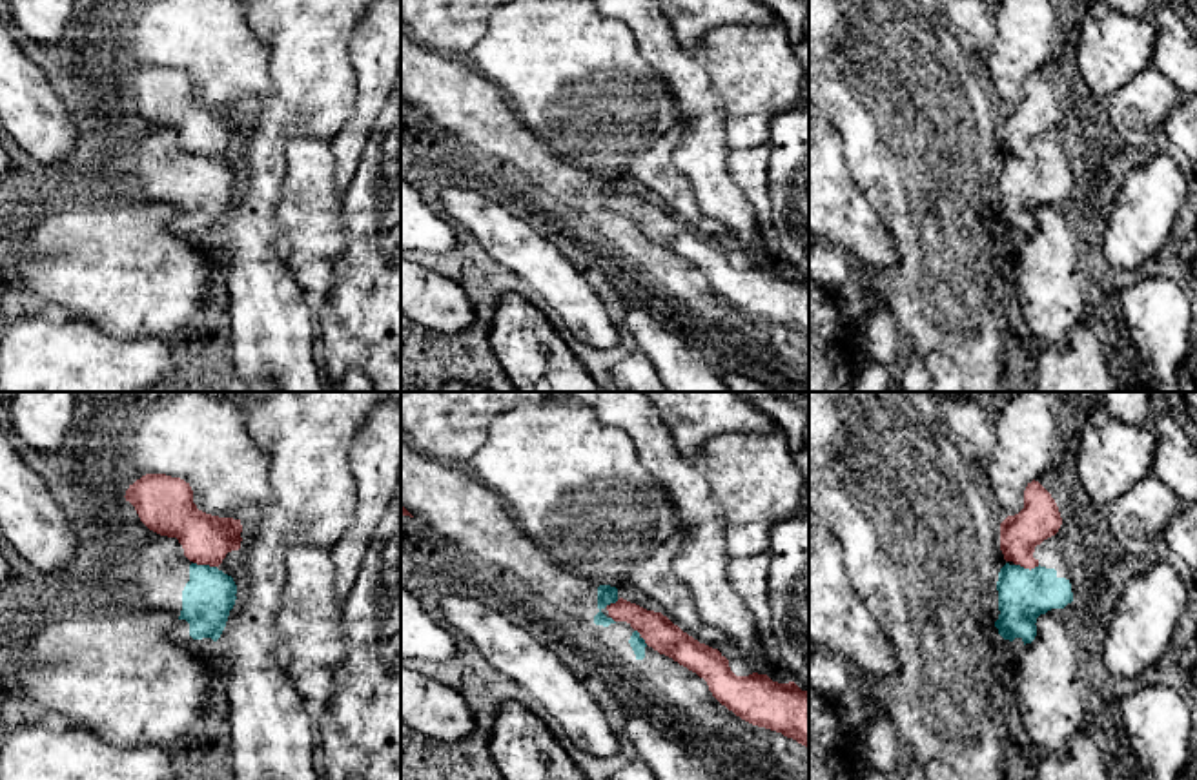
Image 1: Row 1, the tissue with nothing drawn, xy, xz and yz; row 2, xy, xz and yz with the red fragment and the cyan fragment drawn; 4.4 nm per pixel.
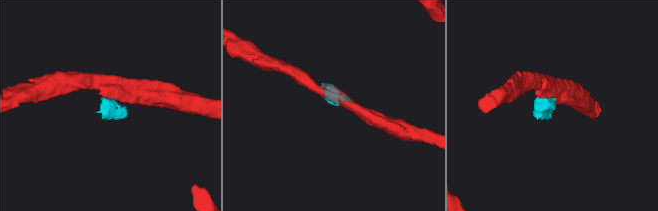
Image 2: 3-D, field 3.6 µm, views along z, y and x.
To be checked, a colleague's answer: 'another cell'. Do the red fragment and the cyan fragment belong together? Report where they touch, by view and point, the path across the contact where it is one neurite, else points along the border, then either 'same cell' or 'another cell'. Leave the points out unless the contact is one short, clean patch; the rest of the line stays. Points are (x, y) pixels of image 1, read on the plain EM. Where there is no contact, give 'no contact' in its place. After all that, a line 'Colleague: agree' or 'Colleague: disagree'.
contact yz (1028, 159); border yz (1015, 155), (1026, 161), (1039, 157); another cell
Colleague: agree

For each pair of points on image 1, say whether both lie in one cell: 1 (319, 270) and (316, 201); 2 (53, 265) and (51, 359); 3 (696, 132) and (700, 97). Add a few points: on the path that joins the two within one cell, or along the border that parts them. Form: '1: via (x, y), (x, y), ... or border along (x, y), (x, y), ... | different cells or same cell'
1: via (316, 254), (316, 217) | same cell
2: border along (50, 307), (61, 312), (81, 314), (93, 321) | different cells
3: via (696, 123), (698, 106) | same cell

